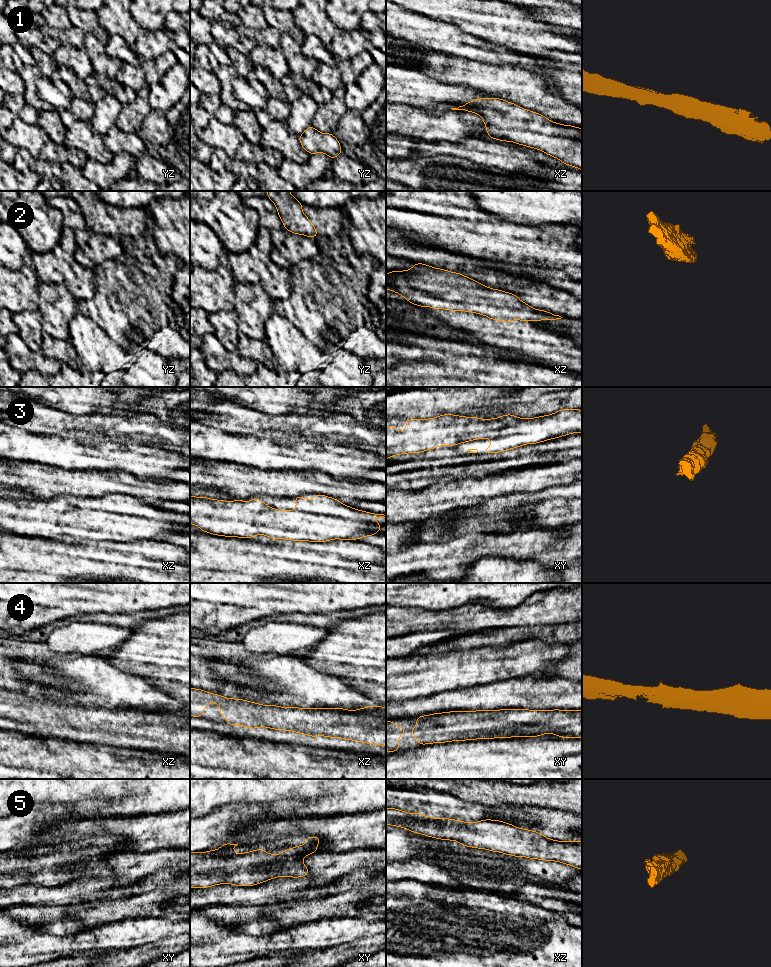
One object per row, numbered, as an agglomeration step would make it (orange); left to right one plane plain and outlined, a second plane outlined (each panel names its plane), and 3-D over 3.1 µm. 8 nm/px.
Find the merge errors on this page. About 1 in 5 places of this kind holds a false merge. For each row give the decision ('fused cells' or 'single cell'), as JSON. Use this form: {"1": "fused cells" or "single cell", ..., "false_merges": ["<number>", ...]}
{"1": "single cell", "2": "single cell", "3": "single cell", "4": "single cell", "5": "single cell", "false_merges": []}

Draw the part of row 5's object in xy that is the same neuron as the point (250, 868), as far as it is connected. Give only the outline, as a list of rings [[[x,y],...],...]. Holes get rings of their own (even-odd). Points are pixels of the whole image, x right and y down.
[[[308,836],[304,845],[287,848],[280,854],[269,854],[260,848],[237,854],[233,849],[238,844],[224,843],[216,850],[190,852],[190,888],[208,888],[220,884],[235,886],[254,886],[276,877],[299,878],[308,876],[309,869],[303,864],[303,858],[319,852],[317,845],[321,839]]]

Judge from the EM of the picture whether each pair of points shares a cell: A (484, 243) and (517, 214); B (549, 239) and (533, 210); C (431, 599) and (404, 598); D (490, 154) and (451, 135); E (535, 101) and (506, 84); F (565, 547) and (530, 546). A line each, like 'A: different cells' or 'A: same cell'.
A: different cells
B: different cells
C: same cell
D: different cells
E: same cell
F: same cell

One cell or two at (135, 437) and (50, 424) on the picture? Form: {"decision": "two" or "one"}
{"decision": "one"}

